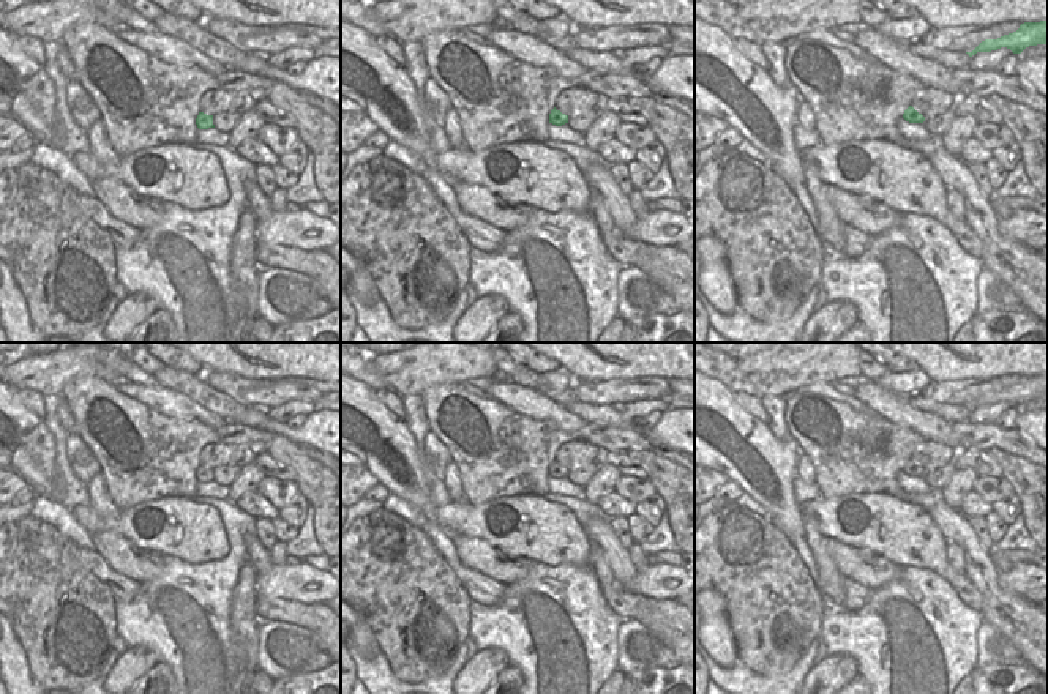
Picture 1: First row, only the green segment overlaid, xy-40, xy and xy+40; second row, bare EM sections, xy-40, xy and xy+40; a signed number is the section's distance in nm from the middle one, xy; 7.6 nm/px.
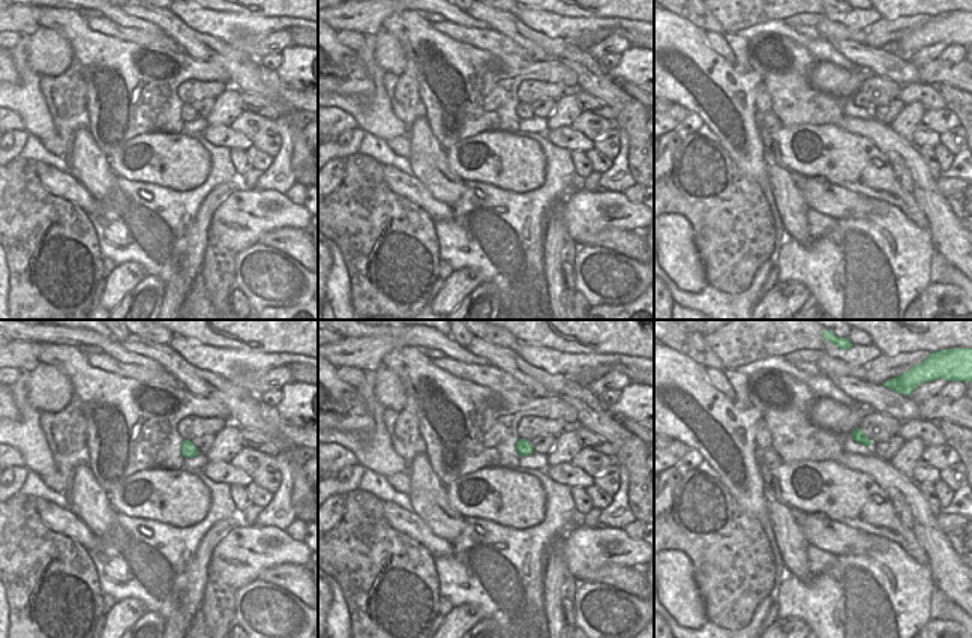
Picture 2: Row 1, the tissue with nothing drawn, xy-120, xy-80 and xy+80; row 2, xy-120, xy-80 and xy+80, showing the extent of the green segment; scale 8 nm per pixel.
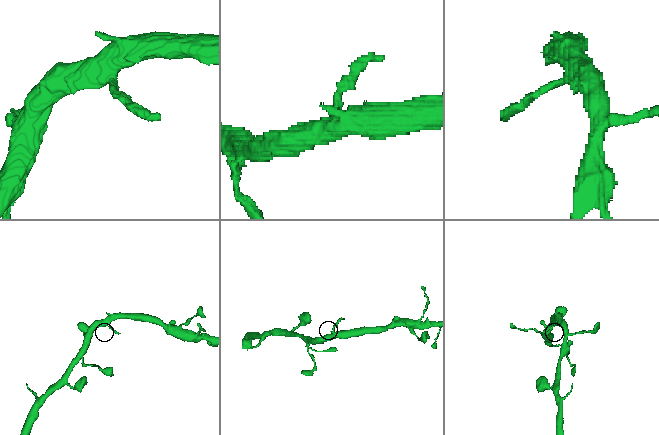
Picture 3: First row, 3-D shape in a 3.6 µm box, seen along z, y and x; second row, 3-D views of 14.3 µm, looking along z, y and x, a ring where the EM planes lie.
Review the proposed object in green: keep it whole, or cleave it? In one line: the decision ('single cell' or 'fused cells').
single cell

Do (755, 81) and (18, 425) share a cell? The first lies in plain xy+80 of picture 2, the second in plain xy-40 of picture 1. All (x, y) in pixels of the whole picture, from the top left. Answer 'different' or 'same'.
same

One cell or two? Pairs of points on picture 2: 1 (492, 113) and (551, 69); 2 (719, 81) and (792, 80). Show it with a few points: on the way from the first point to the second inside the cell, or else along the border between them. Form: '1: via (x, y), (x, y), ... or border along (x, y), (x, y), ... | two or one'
1: via (497, 95), (522, 69), (533, 69) | one
2: border along (750, 68), (761, 77), (762, 84) | two

